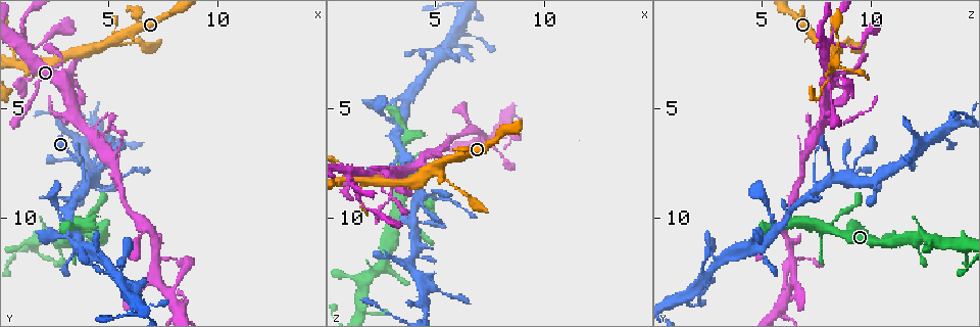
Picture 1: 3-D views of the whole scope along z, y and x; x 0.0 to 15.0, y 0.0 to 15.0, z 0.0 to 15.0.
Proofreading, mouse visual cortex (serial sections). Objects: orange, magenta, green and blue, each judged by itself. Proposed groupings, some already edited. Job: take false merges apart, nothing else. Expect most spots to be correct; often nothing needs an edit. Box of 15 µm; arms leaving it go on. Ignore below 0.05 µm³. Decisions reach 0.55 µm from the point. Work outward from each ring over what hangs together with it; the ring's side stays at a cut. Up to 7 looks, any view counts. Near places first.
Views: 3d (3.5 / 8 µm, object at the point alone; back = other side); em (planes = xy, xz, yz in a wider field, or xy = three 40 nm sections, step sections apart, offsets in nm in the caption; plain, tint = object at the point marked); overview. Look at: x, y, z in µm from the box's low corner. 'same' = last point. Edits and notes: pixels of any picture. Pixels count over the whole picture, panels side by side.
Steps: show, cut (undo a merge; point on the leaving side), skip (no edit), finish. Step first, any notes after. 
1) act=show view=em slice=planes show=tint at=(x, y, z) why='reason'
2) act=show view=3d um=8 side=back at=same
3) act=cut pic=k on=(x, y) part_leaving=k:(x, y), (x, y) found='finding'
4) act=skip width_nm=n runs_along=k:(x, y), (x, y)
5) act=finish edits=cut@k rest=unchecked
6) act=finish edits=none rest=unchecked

act=show view=3d um=3.5 at=(4.0, 8.0, 8.1) why='a fork'

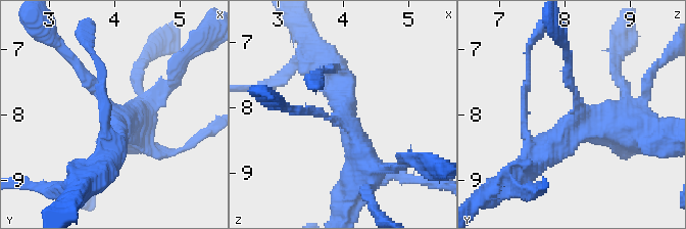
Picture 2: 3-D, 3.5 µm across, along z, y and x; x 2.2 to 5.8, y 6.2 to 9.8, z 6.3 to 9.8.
act=show view=em slice=xy step=3 show=tint at=(4.00, 8.00, 8.15)

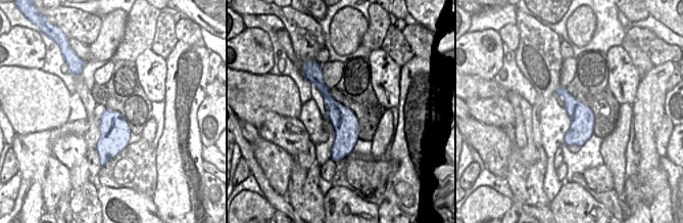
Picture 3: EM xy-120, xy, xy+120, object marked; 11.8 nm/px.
act=skip arms=3 arm_widths_nm=150,300,450 runs_along=3:(319, 72), (340, 116), (335, 153) found='one cell here'

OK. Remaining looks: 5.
act=show view=3d um=3.5 side=back at=(3.9, 8.3, 10.1)

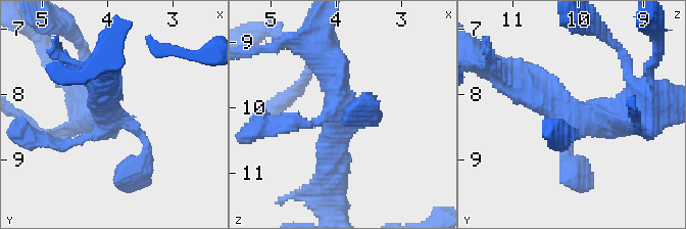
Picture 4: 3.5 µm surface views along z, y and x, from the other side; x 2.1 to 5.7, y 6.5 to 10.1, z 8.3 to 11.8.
act=show view=em slice=xy step=1 show=tint at=(4.00, 8.30, 10.15) why='need the tissue'

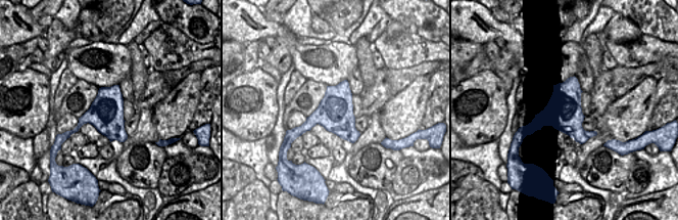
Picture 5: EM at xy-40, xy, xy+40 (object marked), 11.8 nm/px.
act=skip runs_along=4:(634, 116), (566, 116), (511, 85) found='all the same cell'

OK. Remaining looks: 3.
act=show view=3d um=3.5 at=(3.4, 5.5, 8.0) why='a fork'

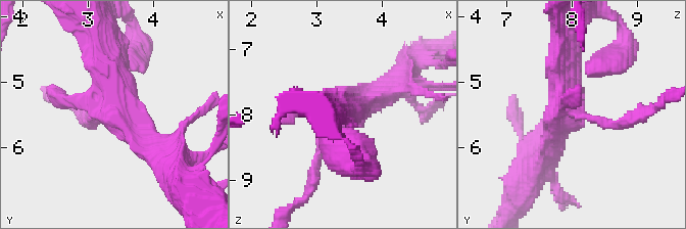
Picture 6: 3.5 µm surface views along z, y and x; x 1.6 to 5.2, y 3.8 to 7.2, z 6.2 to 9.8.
act=show view=em slice=xy step=1 show=tint at=(3.45, 5.40, 7.90) why='now the EM'

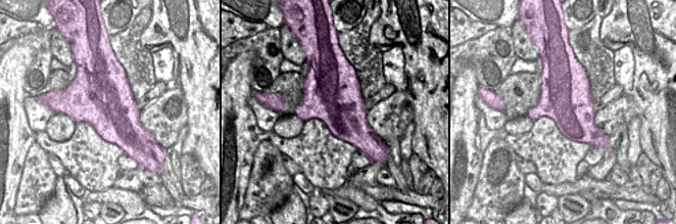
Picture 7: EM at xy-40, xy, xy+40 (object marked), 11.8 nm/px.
act=cut pic=6 on=(310, 173) found='two cells meet here'

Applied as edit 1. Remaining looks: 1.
act=finish edits=cut@6 rest=unchecked

